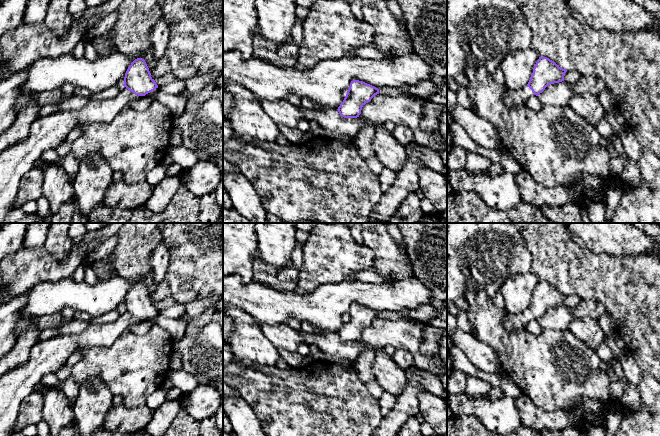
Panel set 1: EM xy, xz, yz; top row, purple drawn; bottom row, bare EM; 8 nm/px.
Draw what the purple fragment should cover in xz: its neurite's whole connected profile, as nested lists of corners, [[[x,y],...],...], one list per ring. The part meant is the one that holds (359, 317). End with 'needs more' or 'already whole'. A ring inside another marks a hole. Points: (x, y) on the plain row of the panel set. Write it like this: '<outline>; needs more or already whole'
[[[353,304],[337,334],[344,342],[357,342],[361,338],[362,331],[377,318],[379,318],[378,312],[363,305]]]; already whole

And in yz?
[[[539,281],[527,310],[520,314],[507,314],[504,317],[508,331],[519,331],[527,328],[532,319],[538,320],[547,310],[564,305],[566,293],[559,291],[547,281]]]; needs more

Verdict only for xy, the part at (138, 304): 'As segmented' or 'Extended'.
Extended

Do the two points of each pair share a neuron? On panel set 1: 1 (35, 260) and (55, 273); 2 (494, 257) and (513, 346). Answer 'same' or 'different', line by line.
1: same
2: different

